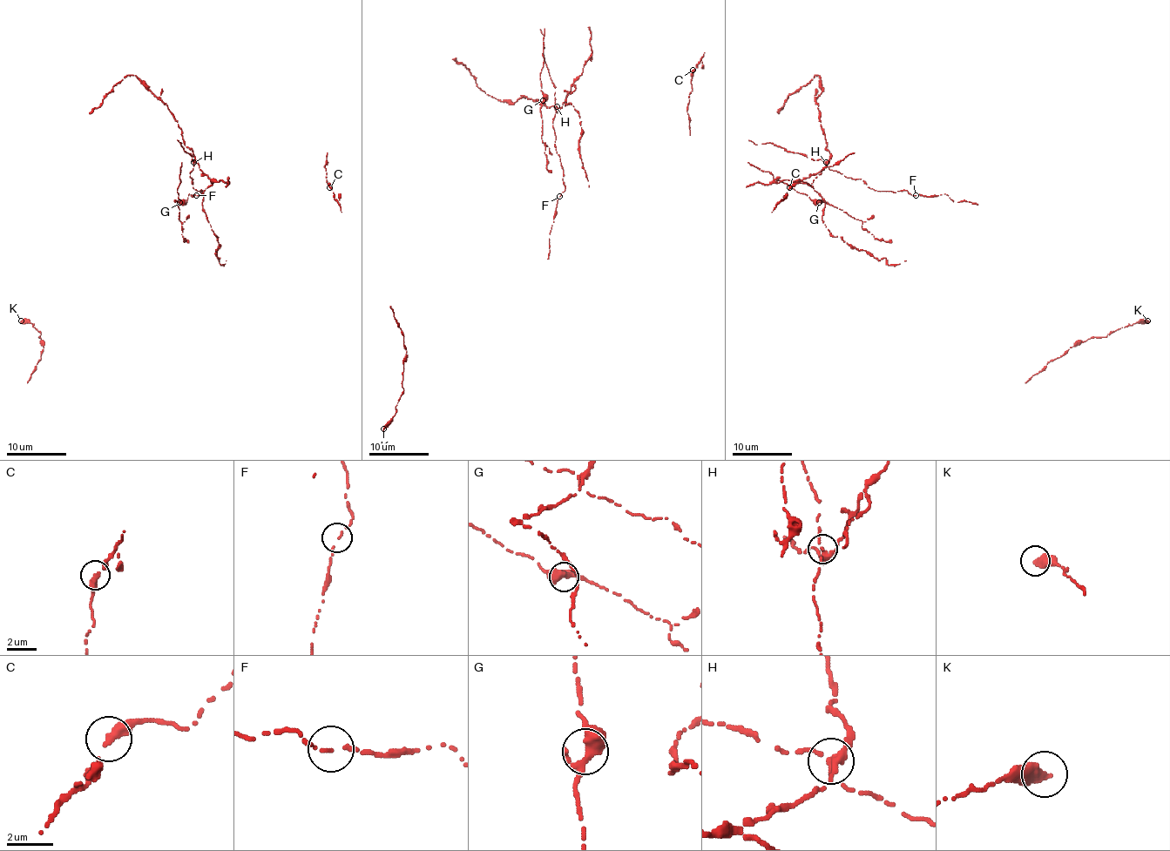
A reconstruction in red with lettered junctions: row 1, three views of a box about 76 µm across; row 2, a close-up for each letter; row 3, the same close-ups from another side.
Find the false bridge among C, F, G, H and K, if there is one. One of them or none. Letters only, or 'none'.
H

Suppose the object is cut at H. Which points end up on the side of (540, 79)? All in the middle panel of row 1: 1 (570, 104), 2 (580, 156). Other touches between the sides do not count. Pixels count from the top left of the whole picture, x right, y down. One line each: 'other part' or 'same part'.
1: other part
2: other part

